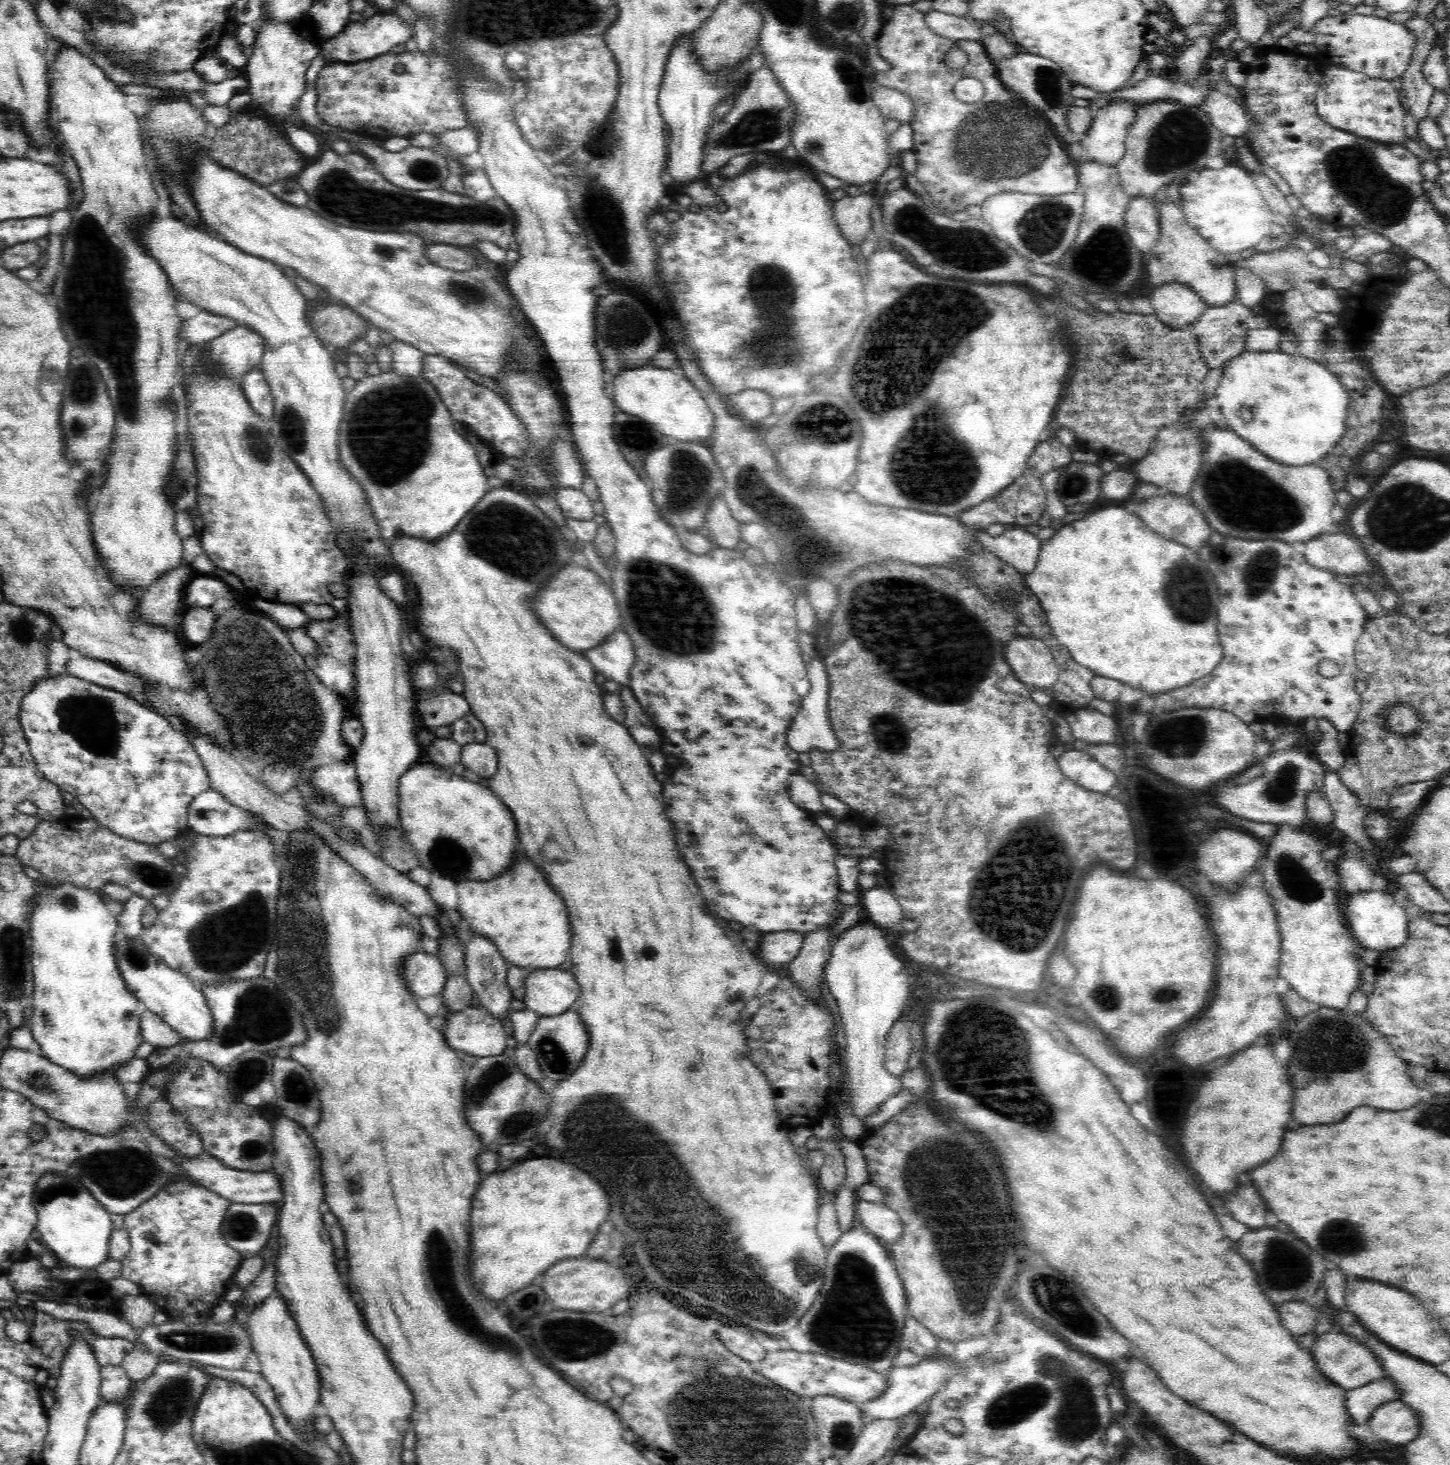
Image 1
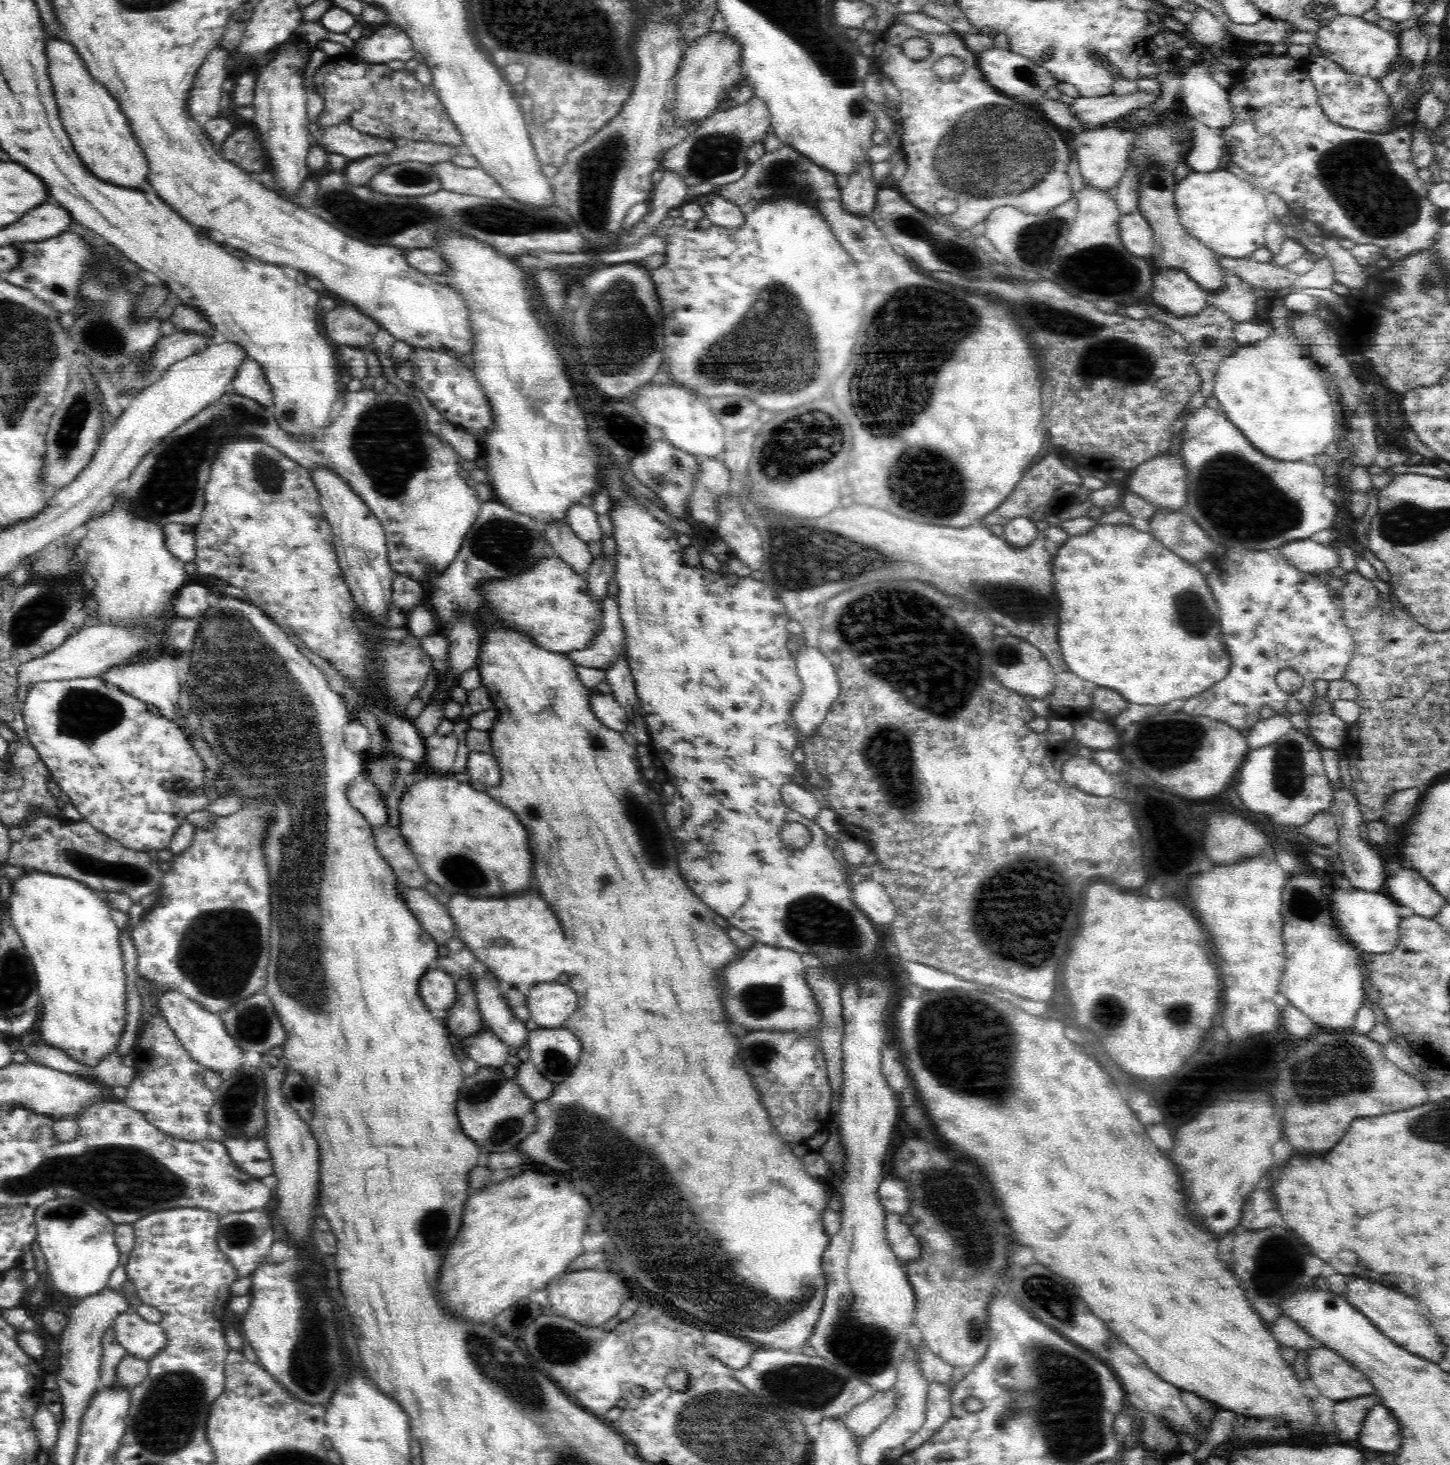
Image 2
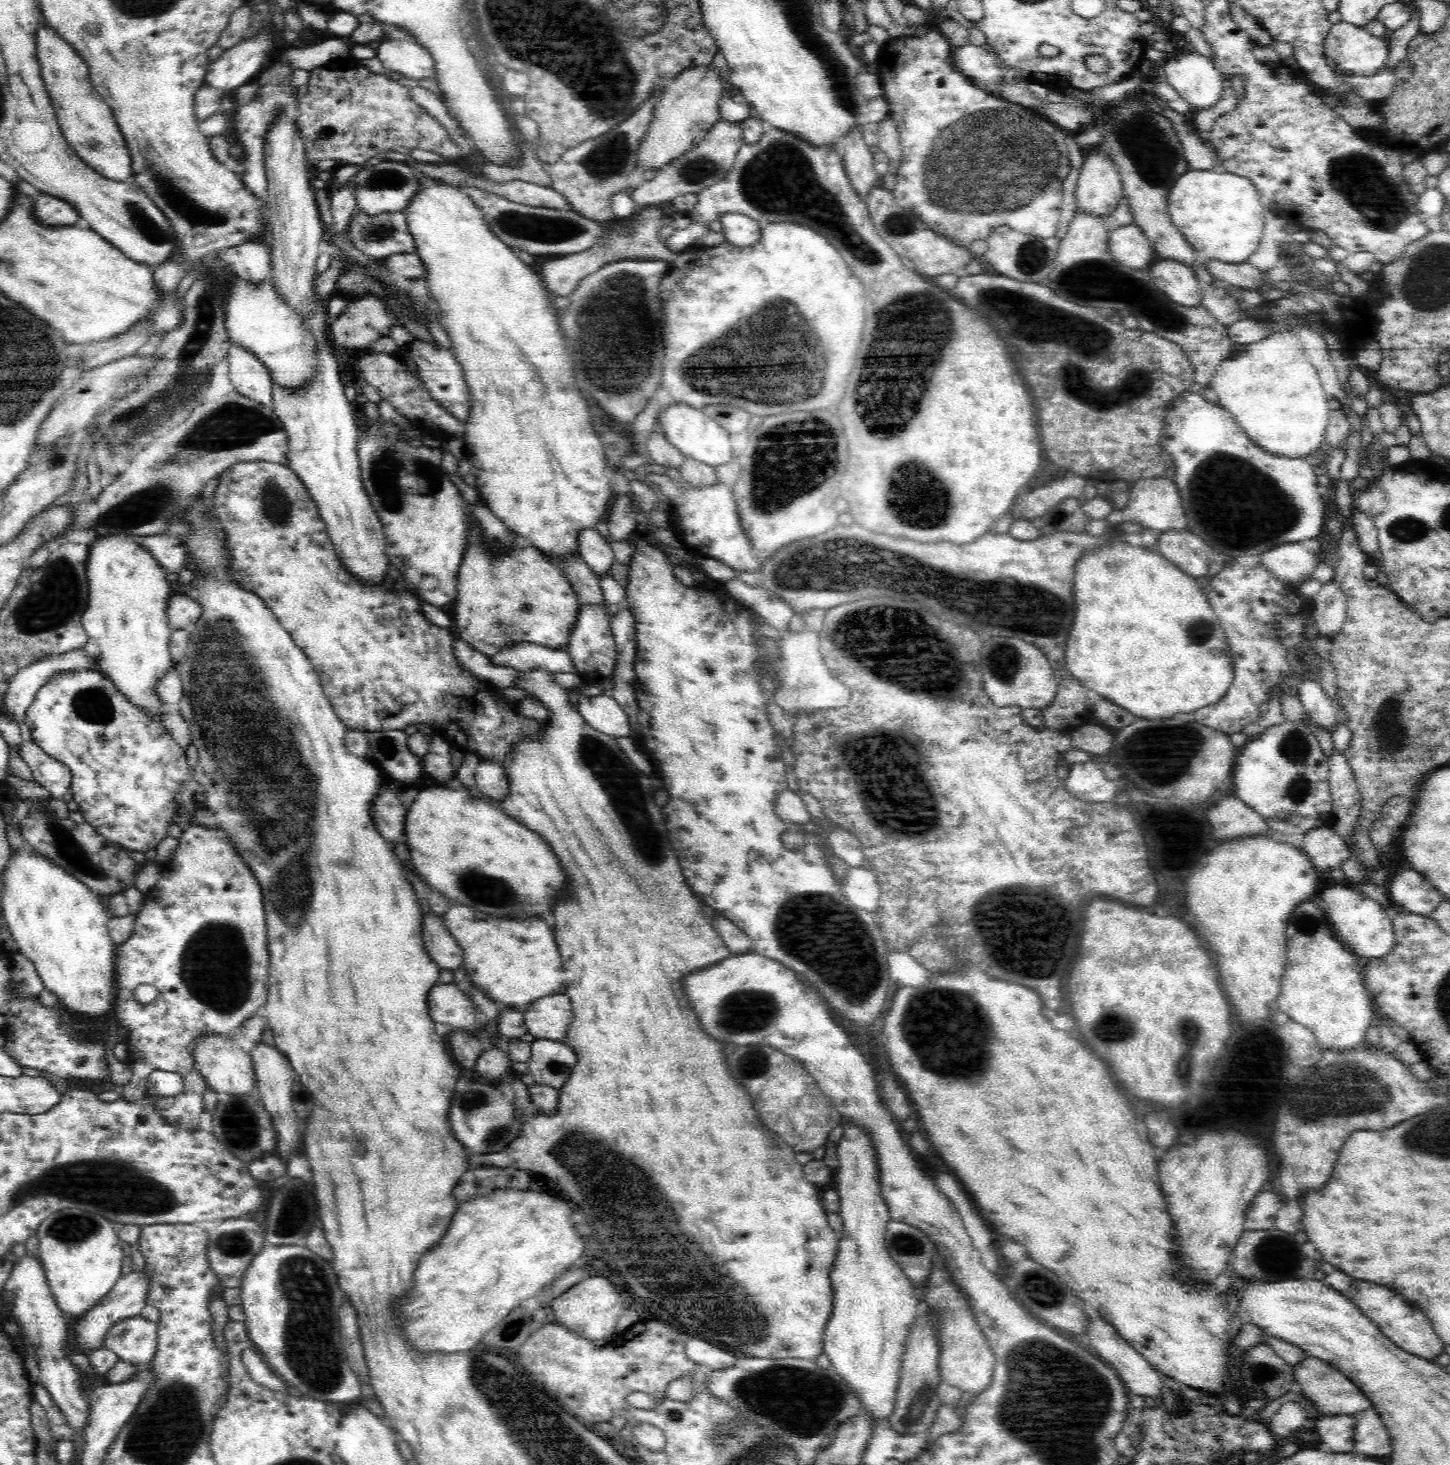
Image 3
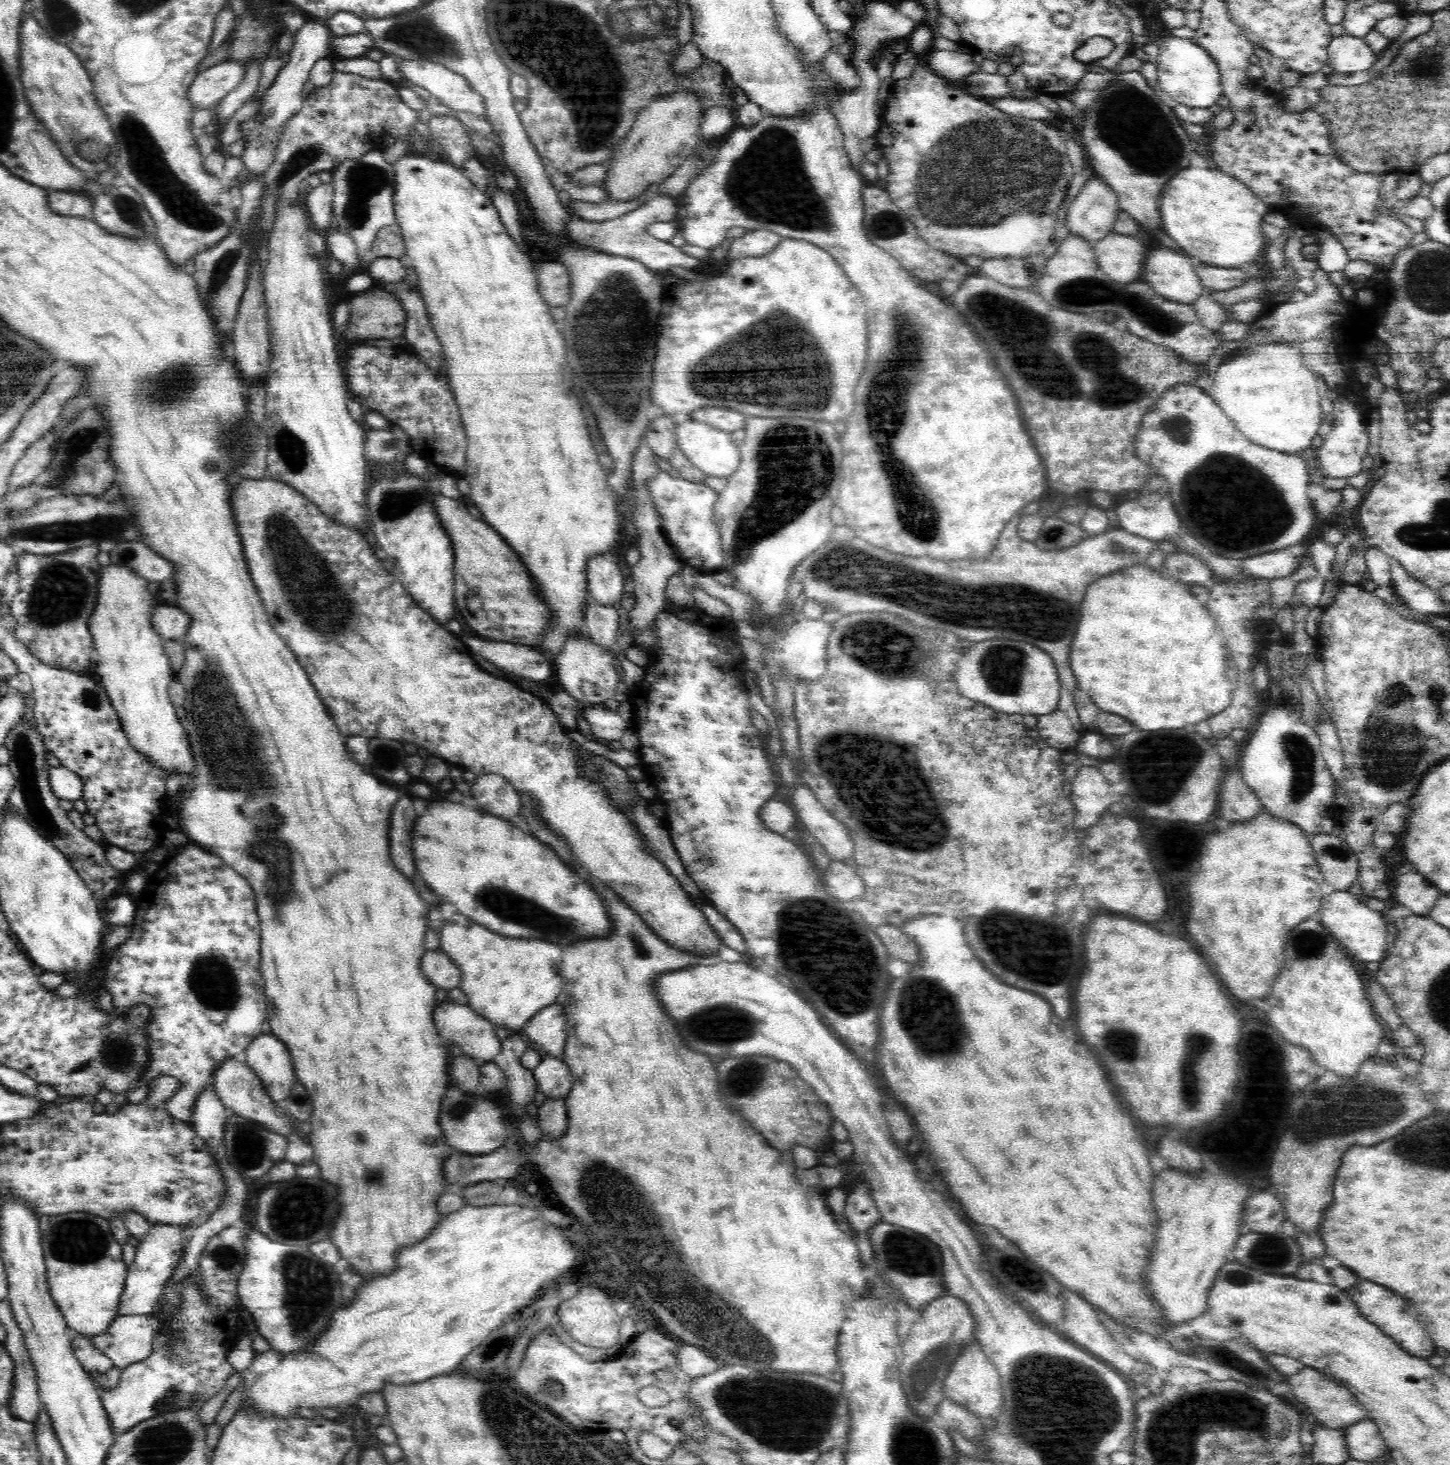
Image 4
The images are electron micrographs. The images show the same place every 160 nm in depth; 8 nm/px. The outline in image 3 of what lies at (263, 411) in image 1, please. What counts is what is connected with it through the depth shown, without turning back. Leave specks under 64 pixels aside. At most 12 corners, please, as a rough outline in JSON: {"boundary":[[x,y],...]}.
{"boundary":[[232,345],[229,379],[238,392],[271,406],[270,371]]}

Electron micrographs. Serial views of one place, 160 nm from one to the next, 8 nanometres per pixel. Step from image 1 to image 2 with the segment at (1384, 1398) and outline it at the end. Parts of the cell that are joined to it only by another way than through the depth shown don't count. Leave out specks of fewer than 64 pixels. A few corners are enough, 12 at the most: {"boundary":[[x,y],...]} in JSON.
{"boundary":[[1380,1397],[1340,1401],[1333,1407],[1342,1440],[1359,1436],[1368,1411]]}

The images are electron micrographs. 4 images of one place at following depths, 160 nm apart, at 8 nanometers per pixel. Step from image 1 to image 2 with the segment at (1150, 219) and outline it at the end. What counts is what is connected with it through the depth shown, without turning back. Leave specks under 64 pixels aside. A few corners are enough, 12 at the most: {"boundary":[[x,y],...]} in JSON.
{"boundary":[[1139,213],[1119,220],[1119,237],[1134,256],[1148,256],[1154,235]]}

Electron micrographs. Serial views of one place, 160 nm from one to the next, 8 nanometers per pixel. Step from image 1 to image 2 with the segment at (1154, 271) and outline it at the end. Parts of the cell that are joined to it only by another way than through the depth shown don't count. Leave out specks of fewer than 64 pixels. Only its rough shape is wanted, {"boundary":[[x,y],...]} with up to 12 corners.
{"boundary":[[1166,165],[1139,168],[1139,213],[1154,235],[1152,264],[1220,292],[1223,256],[1190,236]]}

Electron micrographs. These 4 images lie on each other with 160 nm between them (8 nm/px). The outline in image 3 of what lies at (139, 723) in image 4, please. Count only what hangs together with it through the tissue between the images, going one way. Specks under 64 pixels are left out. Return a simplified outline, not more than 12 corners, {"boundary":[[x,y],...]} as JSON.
{"boundary":[[98,536],[81,621],[96,670],[153,722],[175,664],[178,586],[138,543]]}

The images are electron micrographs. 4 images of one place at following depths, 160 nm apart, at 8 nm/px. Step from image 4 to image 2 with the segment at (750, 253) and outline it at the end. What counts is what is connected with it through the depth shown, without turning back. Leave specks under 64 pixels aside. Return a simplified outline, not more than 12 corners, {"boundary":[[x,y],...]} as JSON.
{"boundary":[[712,192],[695,198],[716,226],[742,228],[744,210]]}

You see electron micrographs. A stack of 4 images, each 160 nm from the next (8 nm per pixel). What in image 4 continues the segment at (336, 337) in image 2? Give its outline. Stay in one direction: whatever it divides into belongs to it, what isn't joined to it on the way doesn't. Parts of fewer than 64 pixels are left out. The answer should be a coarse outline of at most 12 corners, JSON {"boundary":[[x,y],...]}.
{"boundary":[[391,291],[349,300],[344,332],[355,344],[405,334]]}

